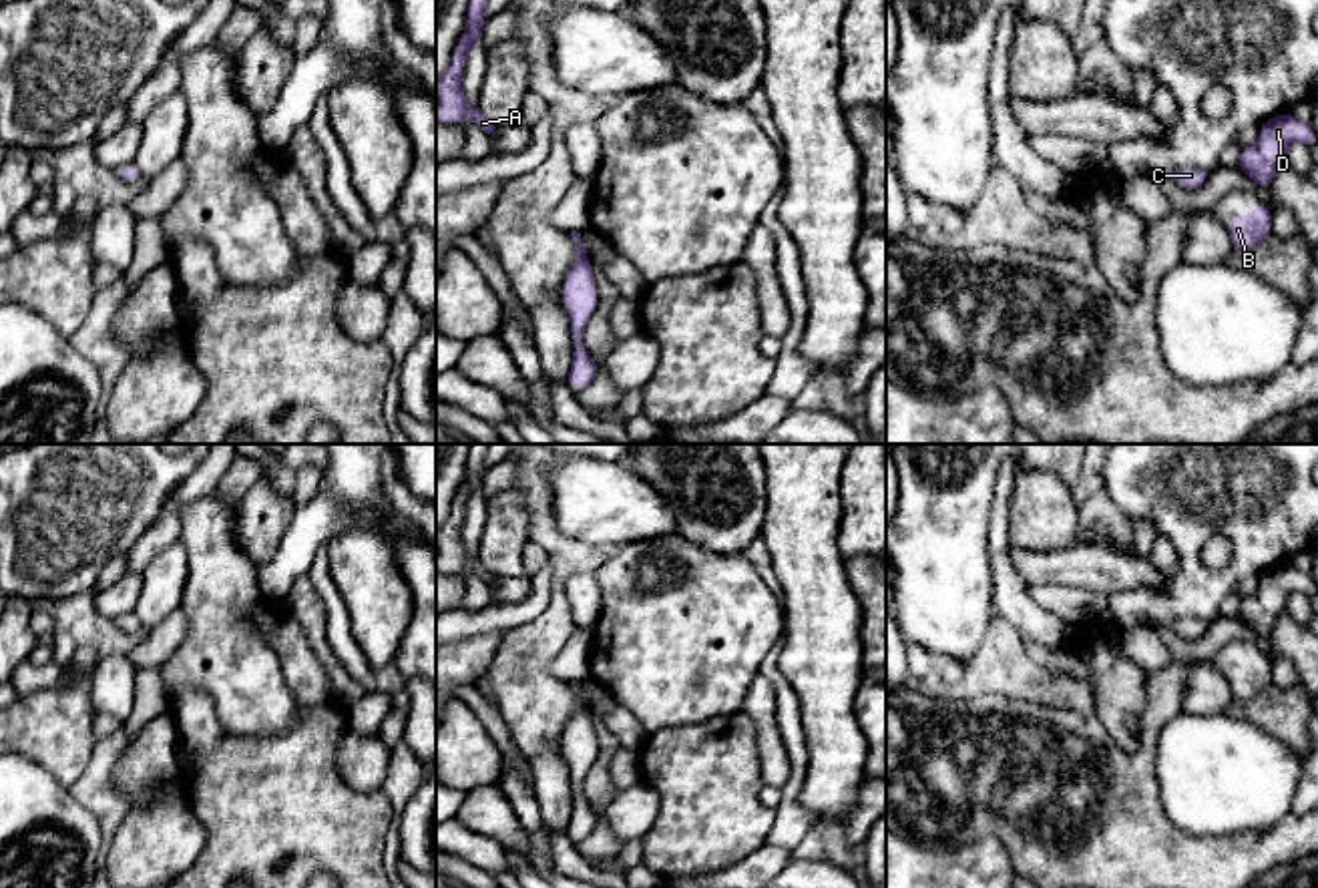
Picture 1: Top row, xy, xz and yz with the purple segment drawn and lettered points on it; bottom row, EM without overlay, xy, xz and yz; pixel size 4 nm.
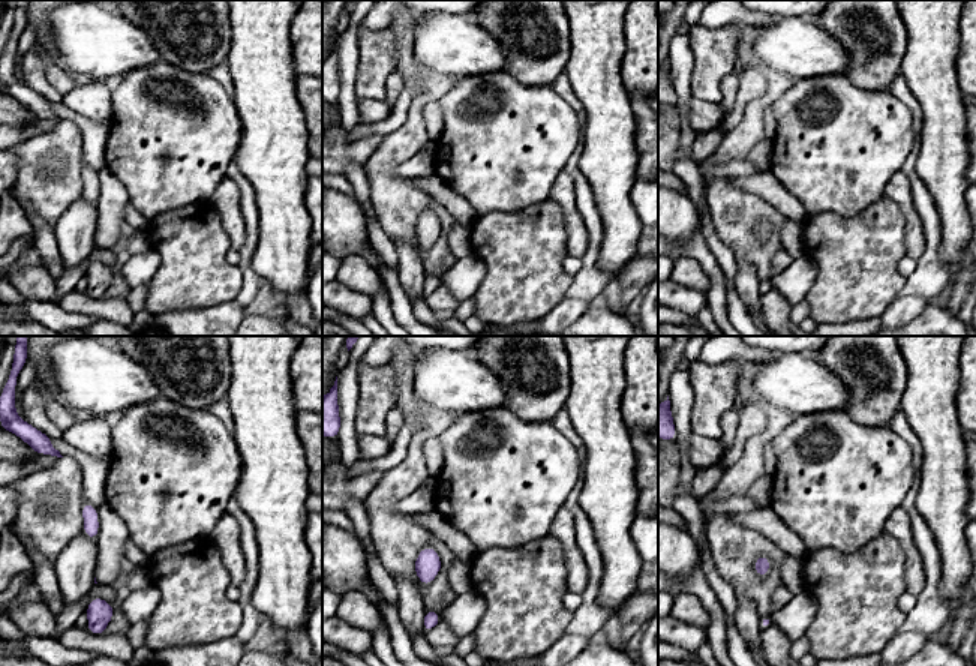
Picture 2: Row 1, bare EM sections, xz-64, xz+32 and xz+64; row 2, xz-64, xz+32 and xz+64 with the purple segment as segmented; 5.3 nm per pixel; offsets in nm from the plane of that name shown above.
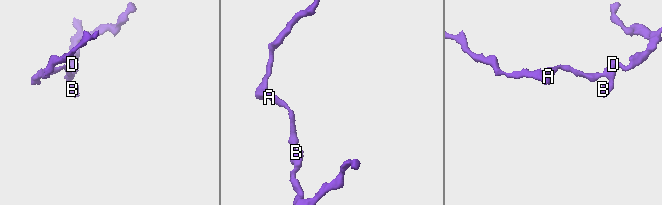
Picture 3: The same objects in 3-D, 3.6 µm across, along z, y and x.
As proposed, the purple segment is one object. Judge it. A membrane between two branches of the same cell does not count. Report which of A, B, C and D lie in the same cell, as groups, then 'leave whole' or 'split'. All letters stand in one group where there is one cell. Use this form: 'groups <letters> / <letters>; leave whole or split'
groups A B C D; leave whole

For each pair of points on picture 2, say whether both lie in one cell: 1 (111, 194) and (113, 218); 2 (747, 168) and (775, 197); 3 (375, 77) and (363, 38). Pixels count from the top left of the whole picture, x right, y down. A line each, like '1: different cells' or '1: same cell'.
1: same cell
2: different cells
3: same cell

